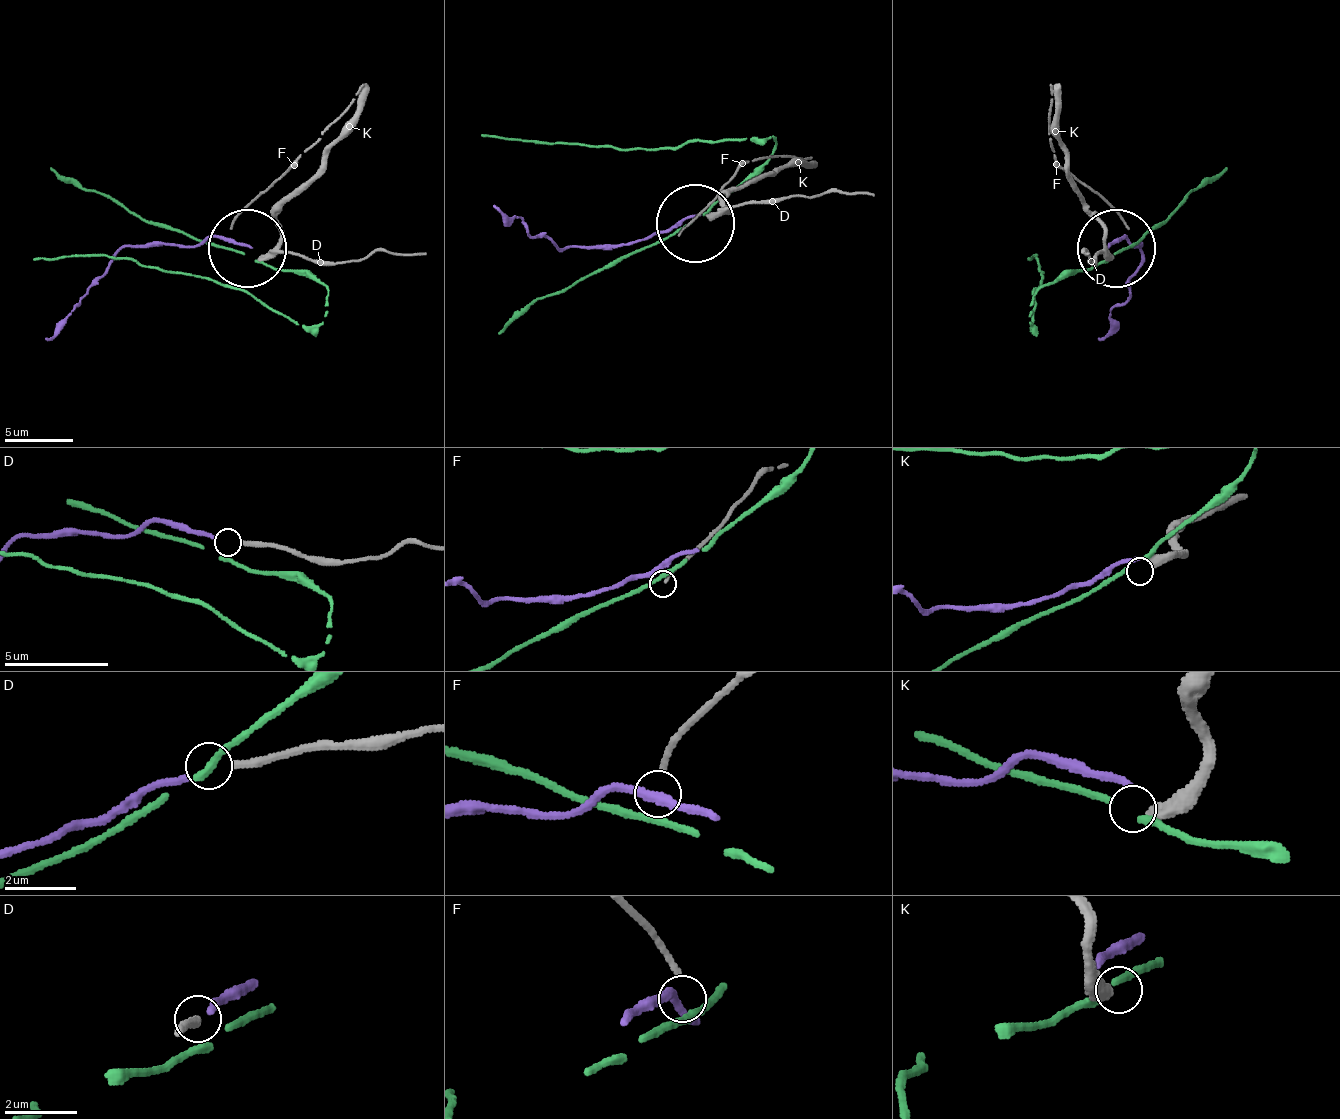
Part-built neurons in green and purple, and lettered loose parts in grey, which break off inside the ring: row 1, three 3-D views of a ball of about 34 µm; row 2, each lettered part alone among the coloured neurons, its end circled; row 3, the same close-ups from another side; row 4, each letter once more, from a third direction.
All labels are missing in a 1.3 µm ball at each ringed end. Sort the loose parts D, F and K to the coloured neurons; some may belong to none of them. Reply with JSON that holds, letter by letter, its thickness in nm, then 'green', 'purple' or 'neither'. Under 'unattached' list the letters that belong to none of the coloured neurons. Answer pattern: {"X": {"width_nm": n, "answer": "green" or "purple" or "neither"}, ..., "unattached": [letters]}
{"D": {"width_nm": 240, "answer": "purple"}, "F": {"width_nm": 150, "answer": "neither"}, "K": {"width_nm": 440, "answer": "neither"}, "unattached": ["F", "K"]}

